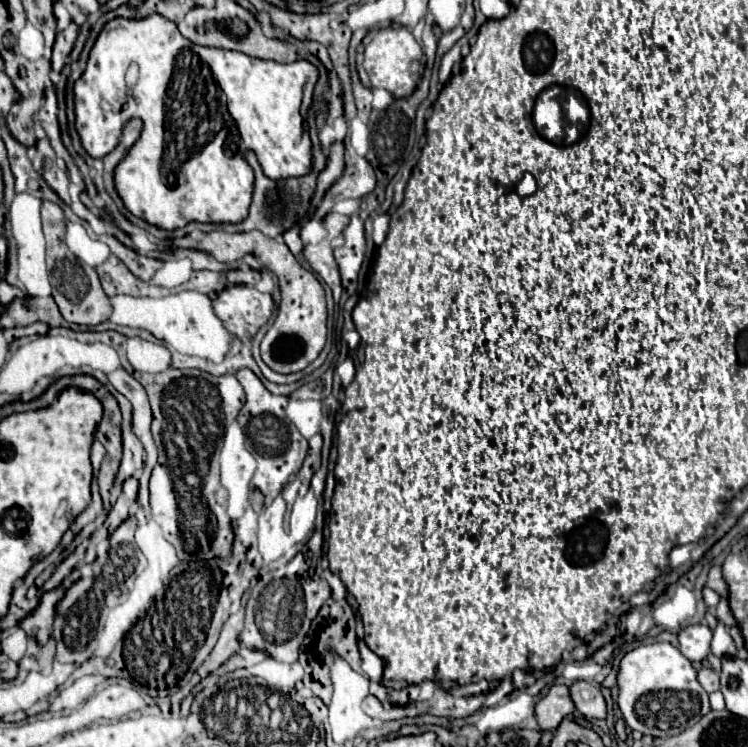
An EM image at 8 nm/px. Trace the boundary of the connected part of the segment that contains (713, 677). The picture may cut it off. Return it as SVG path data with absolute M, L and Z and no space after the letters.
M701 668L699 670L699 682L707 692L715 692L719 690L719 674L711 668Z

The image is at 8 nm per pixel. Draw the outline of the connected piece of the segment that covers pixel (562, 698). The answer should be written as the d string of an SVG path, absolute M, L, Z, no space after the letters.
M551 686L549 692L537 702L537 724L541 730L557 730L563 718L575 712L567 686Z

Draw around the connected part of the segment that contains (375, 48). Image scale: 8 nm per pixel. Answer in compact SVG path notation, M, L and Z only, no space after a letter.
M401 28L401 32L377 32L375 38L365 46L363 66L369 74L373 88L385 88L395 98L405 98L417 88L421 56L423 50L407 28Z

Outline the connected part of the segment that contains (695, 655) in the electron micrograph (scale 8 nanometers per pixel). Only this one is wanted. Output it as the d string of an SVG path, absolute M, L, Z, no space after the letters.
M697 624L681 630L679 634L679 650L693 662L701 662L709 654L711 644L711 628L707 624Z

